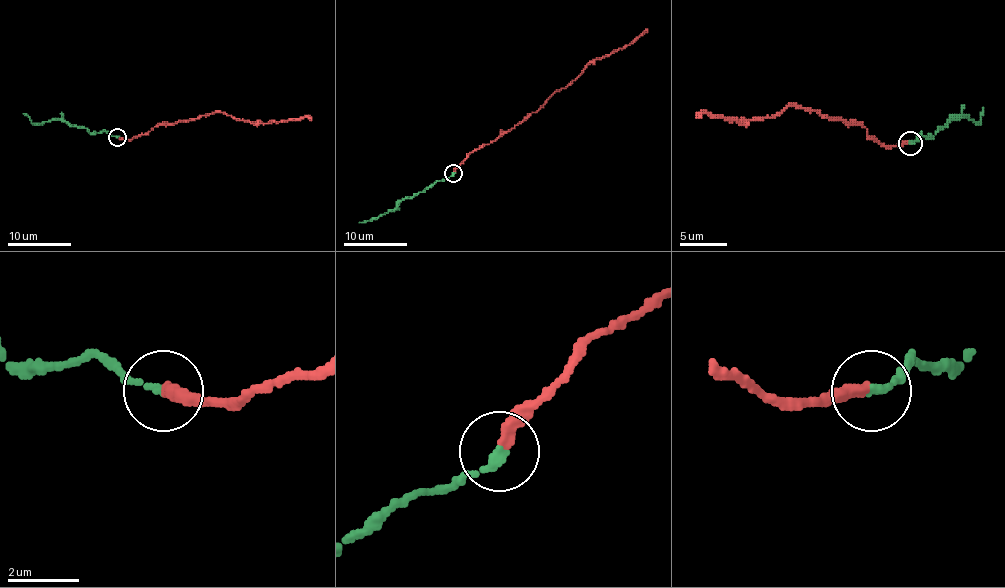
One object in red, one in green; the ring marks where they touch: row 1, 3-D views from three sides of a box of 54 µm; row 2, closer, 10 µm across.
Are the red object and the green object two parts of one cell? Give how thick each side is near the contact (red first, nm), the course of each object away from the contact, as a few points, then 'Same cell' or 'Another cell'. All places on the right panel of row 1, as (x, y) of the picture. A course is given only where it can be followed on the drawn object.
Thickness 360 nm (red) against 280 nm. Course of red: (909, 143), (883, 146), (872, 139), (862, 124), (793, 105), (741, 122), (706, 112), (696, 117). Course of green: (909, 143), (917, 141), (921, 134), (933, 136), (962, 117), (981, 122), (983, 108). Same cell

